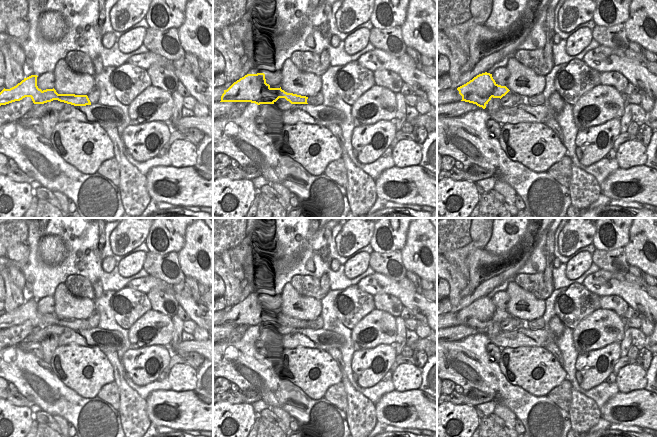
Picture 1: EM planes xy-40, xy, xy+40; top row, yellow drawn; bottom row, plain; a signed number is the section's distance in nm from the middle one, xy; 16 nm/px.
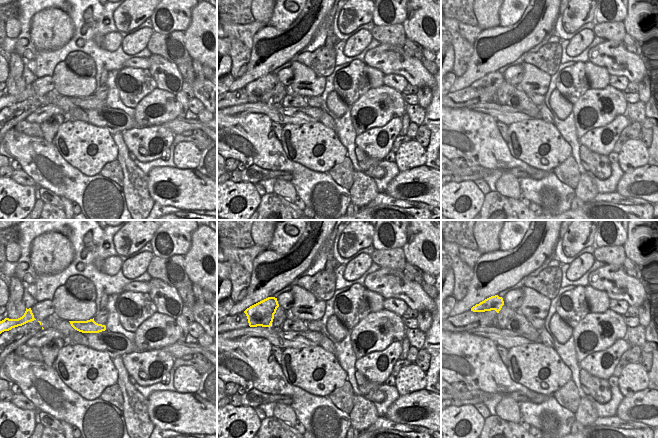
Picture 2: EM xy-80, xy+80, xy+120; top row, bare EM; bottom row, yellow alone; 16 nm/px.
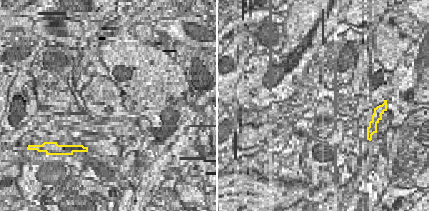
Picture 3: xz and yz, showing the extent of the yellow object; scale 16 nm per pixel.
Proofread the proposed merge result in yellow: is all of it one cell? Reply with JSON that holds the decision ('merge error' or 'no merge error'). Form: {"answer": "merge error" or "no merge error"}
{"answer": "no merge error"}

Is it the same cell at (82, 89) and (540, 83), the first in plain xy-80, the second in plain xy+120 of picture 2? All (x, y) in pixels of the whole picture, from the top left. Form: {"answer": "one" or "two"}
{"answer": "one"}

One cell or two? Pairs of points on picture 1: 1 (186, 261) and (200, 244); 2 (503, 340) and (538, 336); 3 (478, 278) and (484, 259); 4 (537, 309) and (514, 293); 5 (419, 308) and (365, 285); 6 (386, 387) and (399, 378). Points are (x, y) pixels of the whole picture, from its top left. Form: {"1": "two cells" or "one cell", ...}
{"1": "one cell", "2": "one cell", "3": "one cell", "4": "one cell", "5": "one cell", "6": "two cells"}

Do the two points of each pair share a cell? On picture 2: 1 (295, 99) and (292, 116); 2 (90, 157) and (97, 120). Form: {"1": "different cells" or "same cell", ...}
{"1": "different cells", "2": "different cells"}

